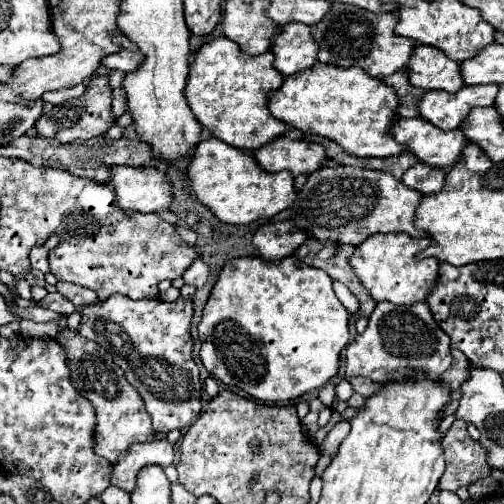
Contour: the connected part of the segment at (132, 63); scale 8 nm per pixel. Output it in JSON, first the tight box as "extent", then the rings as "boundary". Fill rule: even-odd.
{"extent":[102,35,142,73],"boundary":[[[114,35],[112,39],[118,39],[118,45],[120,45],[122,49],[116,51],[116,53],[112,53],[112,55],[108,55],[108,57],[104,57],[104,59],[102,59],[102,65],[104,65],[106,69],[120,69],[120,71],[124,71],[124,73],[130,73],[130,71],[134,71],[136,67],[140,67],[142,55],[140,55],[138,47],[132,45],[124,35]]]}

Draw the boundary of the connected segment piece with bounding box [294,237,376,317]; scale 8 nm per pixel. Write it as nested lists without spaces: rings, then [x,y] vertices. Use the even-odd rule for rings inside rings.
[[[308,239],[296,253],[294,257],[298,257],[300,261],[324,269],[332,279],[344,283],[352,295],[360,301],[360,317],[368,317],[376,303],[372,301],[372,297],[368,295],[368,291],[360,285],[360,281],[356,281],[356,275],[352,271],[352,267],[348,265],[348,257],[354,253],[352,245],[340,245],[334,241],[326,241],[320,243],[318,239]]]

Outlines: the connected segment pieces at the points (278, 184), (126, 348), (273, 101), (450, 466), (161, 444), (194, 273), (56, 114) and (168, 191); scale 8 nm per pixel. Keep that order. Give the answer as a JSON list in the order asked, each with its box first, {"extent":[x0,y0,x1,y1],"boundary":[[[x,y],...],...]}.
[{"extent":[188,137,296,225],"boundary":[[[210,137],[198,143],[196,153],[188,165],[188,179],[202,205],[206,205],[220,221],[230,225],[248,225],[256,219],[270,219],[288,209],[296,197],[294,177],[288,171],[266,173],[256,159],[242,149]]]},{"extent":[78,295,202,433],"boundary":[[[112,295],[82,311],[78,333],[104,347],[116,365],[122,367],[128,383],[132,383],[144,399],[156,433],[188,427],[202,409],[198,365],[192,361],[192,315],[192,297],[178,297],[178,301],[166,303],[160,299],[132,301],[124,295]]]},{"extent":[268,63,406,157],"boundary":[[[316,63],[308,71],[300,71],[284,79],[282,87],[268,95],[270,113],[300,133],[322,135],[336,141],[354,157],[390,157],[406,151],[392,139],[390,125],[398,117],[398,97],[392,87],[380,79],[366,75],[360,67],[342,69],[336,65]]]},{"extent":[440,419,492,491],"boundary":[[[456,419],[448,429],[444,441],[446,455],[446,471],[440,479],[440,491],[456,491],[458,487],[468,487],[478,479],[486,479],[492,473],[492,465],[488,465],[484,447],[468,435],[466,423]]]},{"extent":[110,439,174,491],"boundary":[[[154,439],[150,443],[134,443],[124,457],[120,457],[112,465],[112,479],[110,483],[120,487],[122,491],[132,491],[136,487],[136,475],[146,465],[172,465],[174,461],[174,449],[172,443],[166,439]]]},{"extent":[182,259,208,287],"boundary":[[[196,259],[188,269],[186,273],[182,275],[182,279],[188,283],[188,285],[194,285],[194,287],[202,287],[208,279],[208,265],[202,261],[202,259]]]},{"extent":[36,77,114,143],"boundary":[[[92,77],[90,83],[86,85],[86,91],[78,99],[68,99],[66,103],[52,107],[50,113],[42,113],[40,119],[36,121],[38,135],[52,139],[56,143],[74,143],[78,139],[86,141],[86,139],[104,135],[108,127],[112,127],[114,123],[114,117],[110,111],[112,89],[108,87],[106,81],[108,81],[106,77]]]},{"extent":[110,165,172,213],"boundary":[[[116,165],[110,171],[110,181],[116,193],[116,205],[124,211],[156,213],[172,203],[172,185],[166,173],[158,167],[126,167]]]}]

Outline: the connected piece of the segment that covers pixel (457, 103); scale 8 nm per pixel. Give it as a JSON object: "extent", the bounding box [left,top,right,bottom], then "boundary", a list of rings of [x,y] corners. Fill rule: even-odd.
{"extent":[418,85,498,131],"boundary":[[[464,85],[456,93],[448,91],[426,91],[418,101],[418,113],[438,129],[450,131],[470,113],[472,107],[490,107],[498,85]]]}

